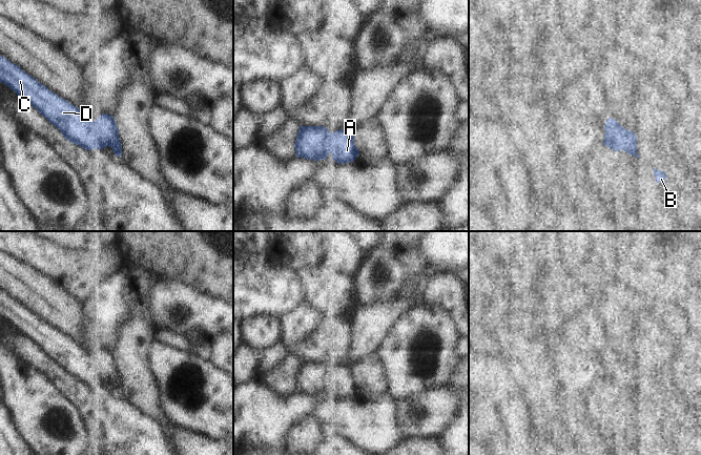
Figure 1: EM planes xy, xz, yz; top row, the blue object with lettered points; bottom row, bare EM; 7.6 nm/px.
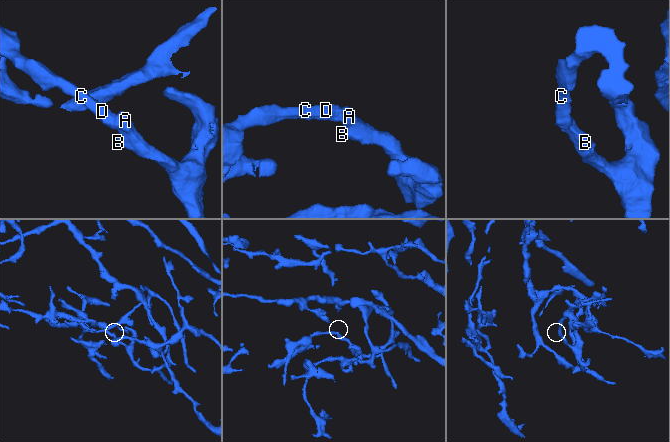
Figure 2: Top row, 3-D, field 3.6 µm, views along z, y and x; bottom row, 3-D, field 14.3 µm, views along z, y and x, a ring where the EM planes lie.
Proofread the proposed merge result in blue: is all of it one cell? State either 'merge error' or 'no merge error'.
no merge error

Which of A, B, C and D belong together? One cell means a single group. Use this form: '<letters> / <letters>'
A B C D

